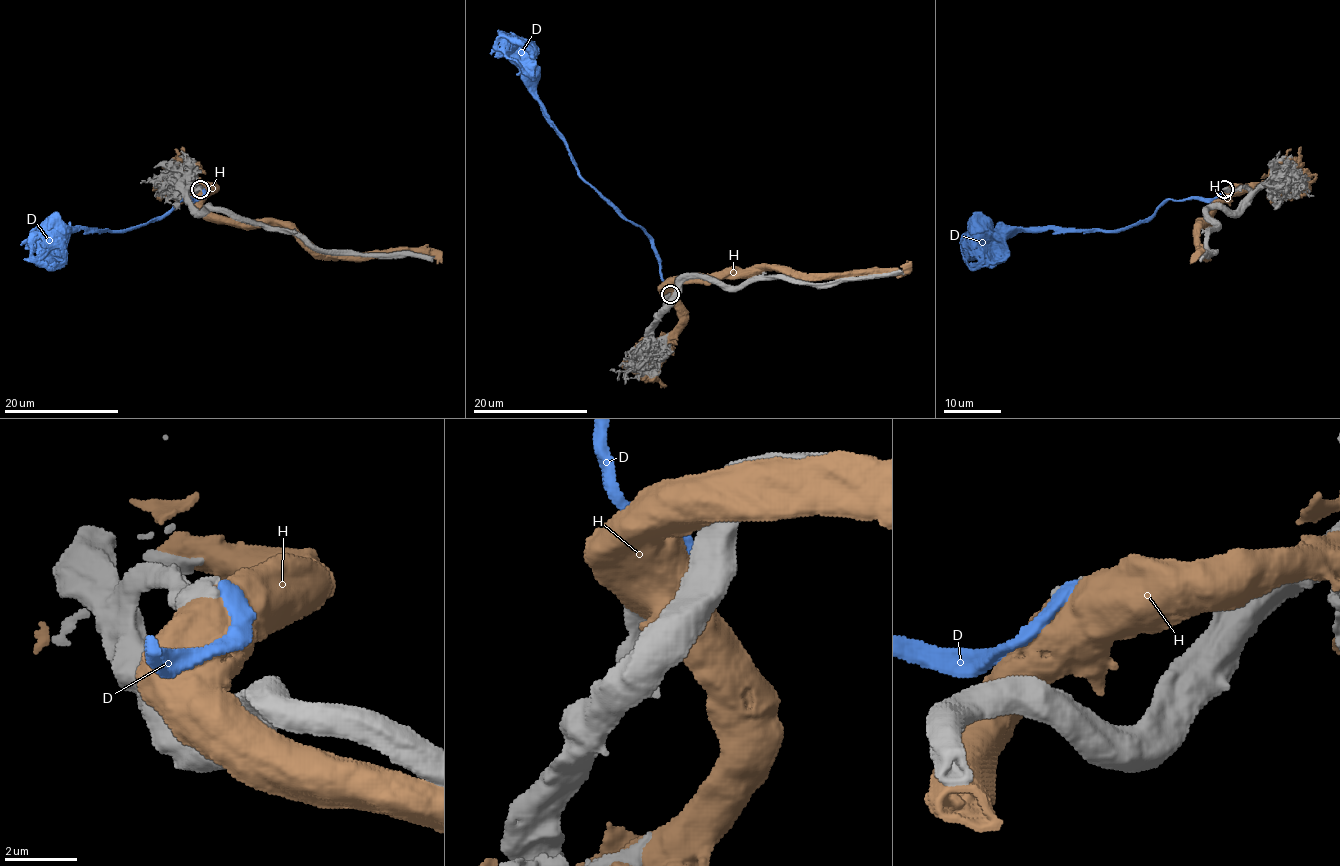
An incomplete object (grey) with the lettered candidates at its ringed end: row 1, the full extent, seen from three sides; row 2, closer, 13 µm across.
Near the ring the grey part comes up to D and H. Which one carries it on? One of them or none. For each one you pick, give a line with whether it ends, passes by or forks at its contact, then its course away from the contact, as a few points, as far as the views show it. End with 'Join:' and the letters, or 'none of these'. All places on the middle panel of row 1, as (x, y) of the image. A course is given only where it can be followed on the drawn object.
D: It ends there. Its course: (671, 295), (654, 241), (579, 175), (566, 142), (523, 79), (515, 57), (519, 46)
Join: D

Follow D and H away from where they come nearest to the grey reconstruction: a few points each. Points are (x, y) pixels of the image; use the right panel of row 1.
D: (1225, 188), (1212, 198), (1170, 200), (1136, 226), (1104, 230), (1021, 229), (987, 236), (977, 236), (975, 231)
H: (1226, 190), (1219, 196), (1209, 220), (1199, 230), (1203, 256), (1190, 263)

